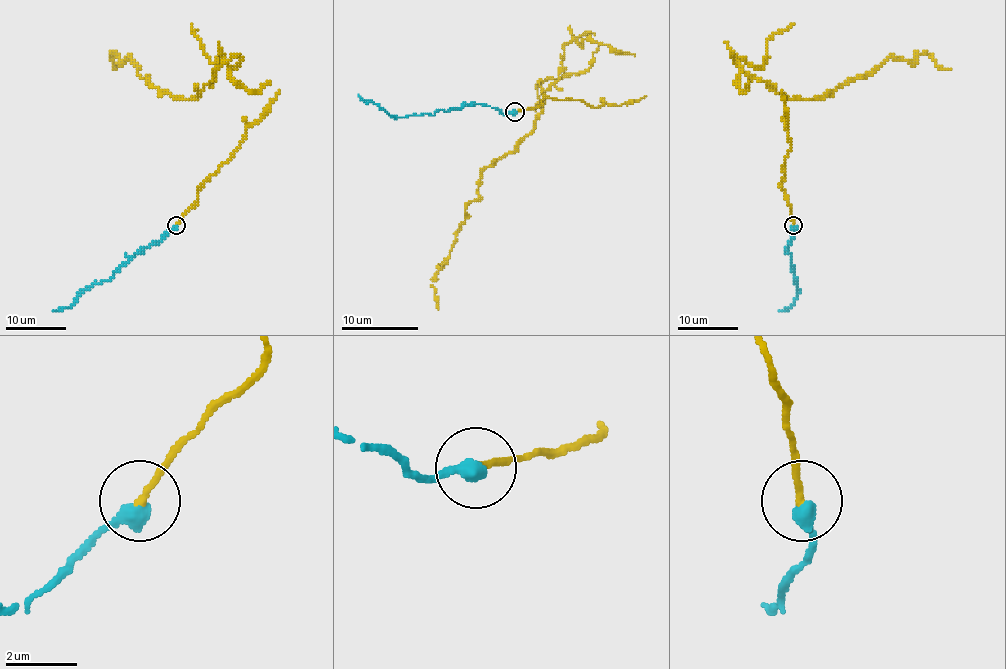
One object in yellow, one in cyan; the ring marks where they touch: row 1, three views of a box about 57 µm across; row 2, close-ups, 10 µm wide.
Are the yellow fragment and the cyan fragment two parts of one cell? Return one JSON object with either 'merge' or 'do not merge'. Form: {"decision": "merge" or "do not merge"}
{"decision": "do not merge"}

